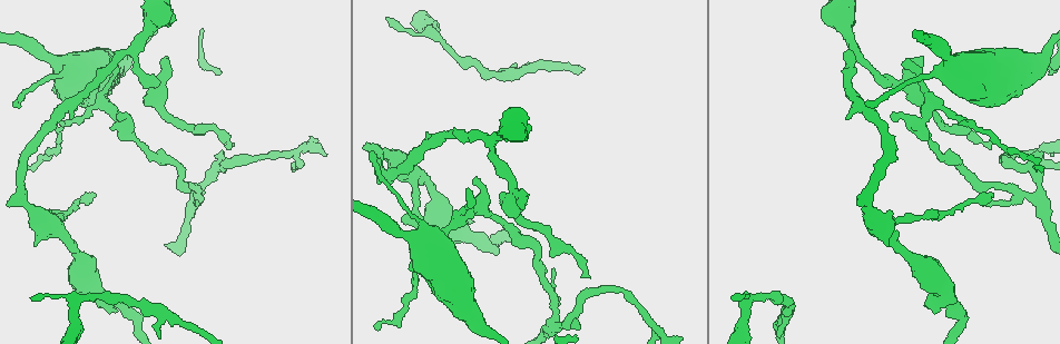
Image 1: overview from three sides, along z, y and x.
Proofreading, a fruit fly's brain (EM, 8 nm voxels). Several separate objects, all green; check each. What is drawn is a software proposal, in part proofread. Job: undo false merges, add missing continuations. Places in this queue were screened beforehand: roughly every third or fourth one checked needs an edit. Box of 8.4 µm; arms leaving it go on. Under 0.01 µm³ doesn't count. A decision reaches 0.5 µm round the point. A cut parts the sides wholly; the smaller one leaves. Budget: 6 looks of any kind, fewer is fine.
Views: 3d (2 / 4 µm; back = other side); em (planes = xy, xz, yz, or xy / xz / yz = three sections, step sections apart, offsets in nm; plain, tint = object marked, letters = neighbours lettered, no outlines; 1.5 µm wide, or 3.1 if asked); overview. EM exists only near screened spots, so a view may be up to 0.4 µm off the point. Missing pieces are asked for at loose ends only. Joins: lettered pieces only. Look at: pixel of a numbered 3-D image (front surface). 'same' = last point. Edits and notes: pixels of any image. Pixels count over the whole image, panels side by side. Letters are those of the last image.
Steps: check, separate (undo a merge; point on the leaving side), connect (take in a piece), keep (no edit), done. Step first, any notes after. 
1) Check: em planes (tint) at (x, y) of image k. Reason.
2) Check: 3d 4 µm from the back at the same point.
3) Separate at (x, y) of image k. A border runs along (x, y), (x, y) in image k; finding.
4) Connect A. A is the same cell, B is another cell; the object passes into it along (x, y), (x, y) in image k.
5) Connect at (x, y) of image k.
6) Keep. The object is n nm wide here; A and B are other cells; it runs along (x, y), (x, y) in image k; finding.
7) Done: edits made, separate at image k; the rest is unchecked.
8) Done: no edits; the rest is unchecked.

Check: 3d 2 µm at (376, 328) of image 1. Long arm stops here.

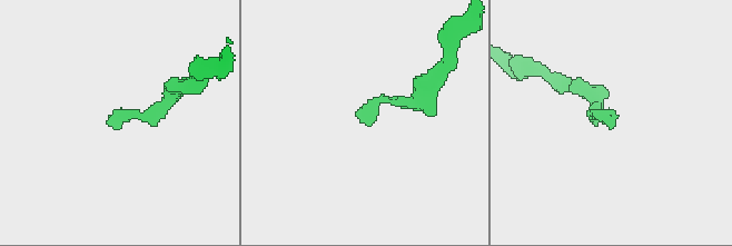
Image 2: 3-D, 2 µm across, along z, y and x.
Check: em xy step 8 (letters) at (112, 125) of image 2.

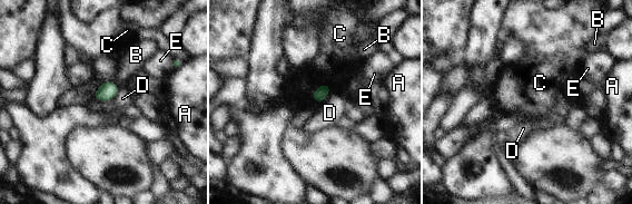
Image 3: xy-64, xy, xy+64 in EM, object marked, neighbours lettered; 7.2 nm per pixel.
Check: em planes (letters) at the same point.

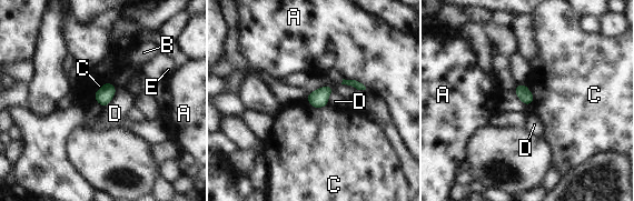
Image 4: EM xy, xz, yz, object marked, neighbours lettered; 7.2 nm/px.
Keep. The object is 100 nm wide here; the longest contact is with A, 190 nm; A, B, C, D and E are other cells; none of them fits.

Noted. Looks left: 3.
Check: 3d 2 µm at (157, 80) of image 1. Branch point.

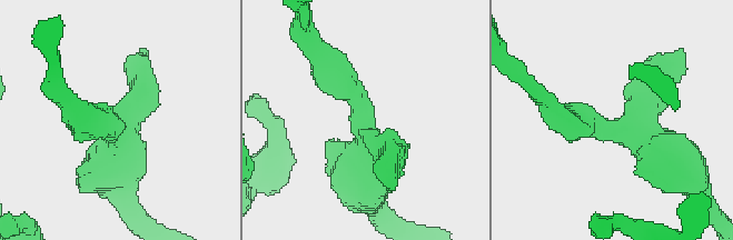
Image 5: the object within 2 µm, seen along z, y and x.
Check: em yz step 8 (tint) at (114, 128) of image 5. Need the tissue.

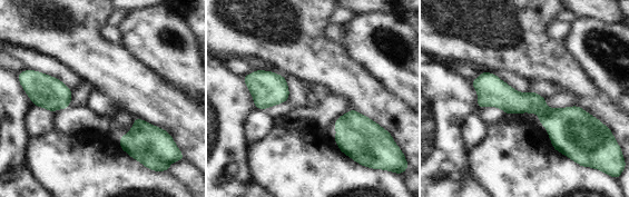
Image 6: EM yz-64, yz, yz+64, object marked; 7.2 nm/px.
Check: em planes (letters) at the same point. Another direction.

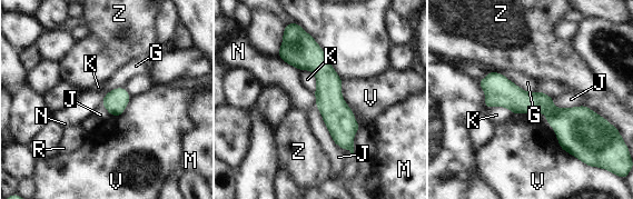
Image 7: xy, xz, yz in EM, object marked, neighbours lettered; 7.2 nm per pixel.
Keep. G, J, K, M, N, R, V and Z are other cells; a border runs along (502, 73), (523, 89), (536, 91) in image 7; all the same neuron.

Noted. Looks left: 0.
Done: no edits; the rest is unchecked.

